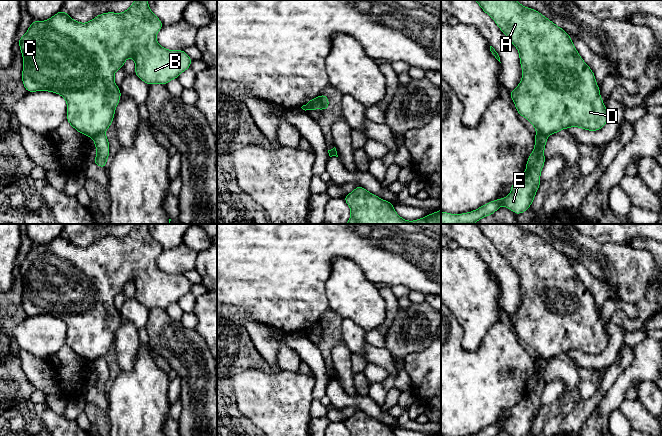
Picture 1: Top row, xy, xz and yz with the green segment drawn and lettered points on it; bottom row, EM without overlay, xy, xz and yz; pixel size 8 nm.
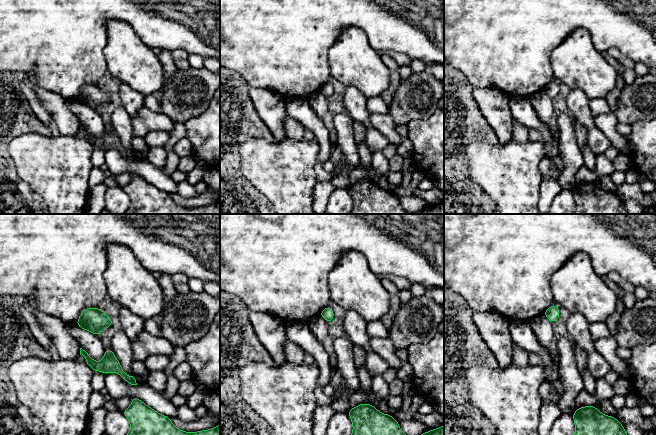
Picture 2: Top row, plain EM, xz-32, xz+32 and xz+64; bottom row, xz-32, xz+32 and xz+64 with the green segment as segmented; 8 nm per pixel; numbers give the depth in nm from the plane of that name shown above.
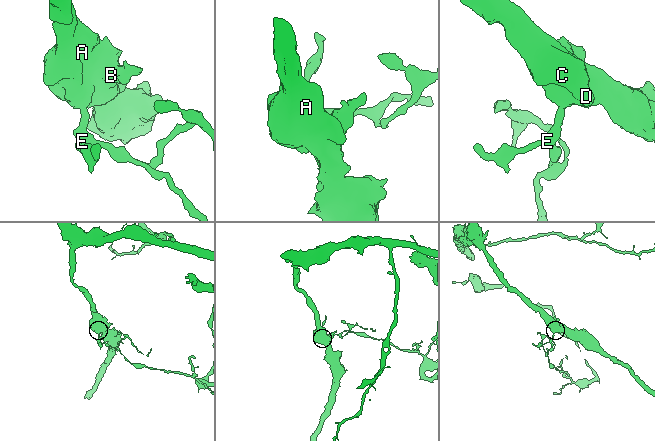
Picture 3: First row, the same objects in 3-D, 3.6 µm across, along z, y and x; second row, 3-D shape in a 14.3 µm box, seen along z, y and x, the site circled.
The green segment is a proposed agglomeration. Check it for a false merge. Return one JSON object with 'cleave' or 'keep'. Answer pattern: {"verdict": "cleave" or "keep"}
{"verdict": "cleave"}

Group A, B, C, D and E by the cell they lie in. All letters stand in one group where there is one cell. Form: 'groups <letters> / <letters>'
groups A B C D / E

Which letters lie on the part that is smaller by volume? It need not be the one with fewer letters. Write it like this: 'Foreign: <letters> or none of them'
Foreign: E

